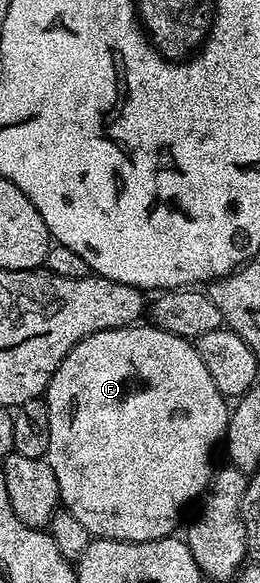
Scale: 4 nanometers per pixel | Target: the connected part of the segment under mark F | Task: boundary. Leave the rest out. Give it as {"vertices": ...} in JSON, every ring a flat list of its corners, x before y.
{"vertices":[[153,324,142,325,121,326,119,330,95,332,92,336,80,340,80,344,73,346,68,356,64,356,60,368,56,368,52,380,46,385,44,401,48,408,50,435,45,459,49,462,52,472,56,472,61,505,72,516,76,516,76,520,80,520,80,524,84,524,84,528,88,528,94,538,111,538,121,542,151,542,157,538,171,537,177,531,174,529,177,528,186,505,194,497,197,499,209,486,216,469,214,445,223,441,230,419,231,407,228,405,228,399,220,392,220,388,216,388,212,372,204,368,204,360,200,360,197,345,191,339,164,332]]}

